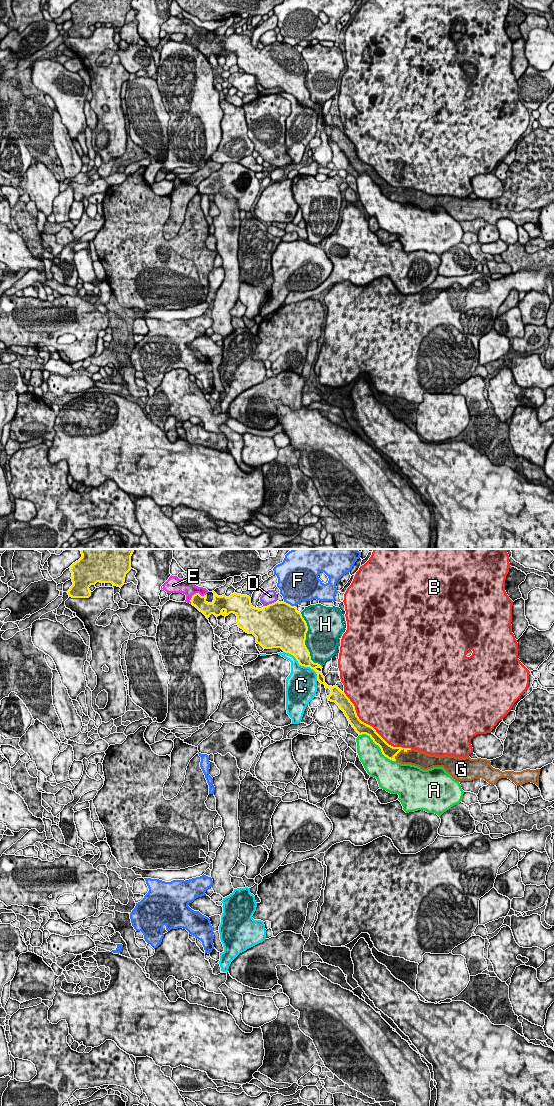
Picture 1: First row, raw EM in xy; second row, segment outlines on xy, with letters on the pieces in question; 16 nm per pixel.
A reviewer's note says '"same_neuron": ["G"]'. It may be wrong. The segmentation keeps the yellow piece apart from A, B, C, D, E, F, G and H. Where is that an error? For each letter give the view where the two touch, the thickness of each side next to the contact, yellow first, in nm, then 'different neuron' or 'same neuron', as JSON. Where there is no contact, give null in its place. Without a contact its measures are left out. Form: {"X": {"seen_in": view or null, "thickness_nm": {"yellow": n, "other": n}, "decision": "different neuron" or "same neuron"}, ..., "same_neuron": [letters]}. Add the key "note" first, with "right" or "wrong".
{"note": "right", "A": {"seen_in": "xy", "thickness_nm": {"yellow": 200, "other": 360}, "decision": "different neuron"}, "B": {"seen_in": "xy", "thickness_nm": {"yellow": 200, "other": 500}, "decision": "different neuron"}, "C": {"seen_in": "xy", "thickness_nm": {"yellow": 260, "other": 460}, "decision": "different neuron"}, "D": {"seen_in": "xy", "thickness_nm": {"yellow": 500, "other": 220}, "decision": "different neuron"}, "E": {"seen_in": "xy", "thickness_nm": {"yellow": 200, "other": 240}, "decision": "different neuron"}, "F": {"seen_in": "xy", "thickness_nm": {"yellow": 500, "other": 420}, "decision": "different neuron"}, "G": {"seen_in": "xy", "thickness_nm": {"yellow": 200, "other": 260}, "decision": "same neuron"}, "H": {"seen_in": "xy", "thickness_nm": {"yellow": 500, "other": 460}, "decision": "different neuron"}, "same_neuron": ["G"]}

